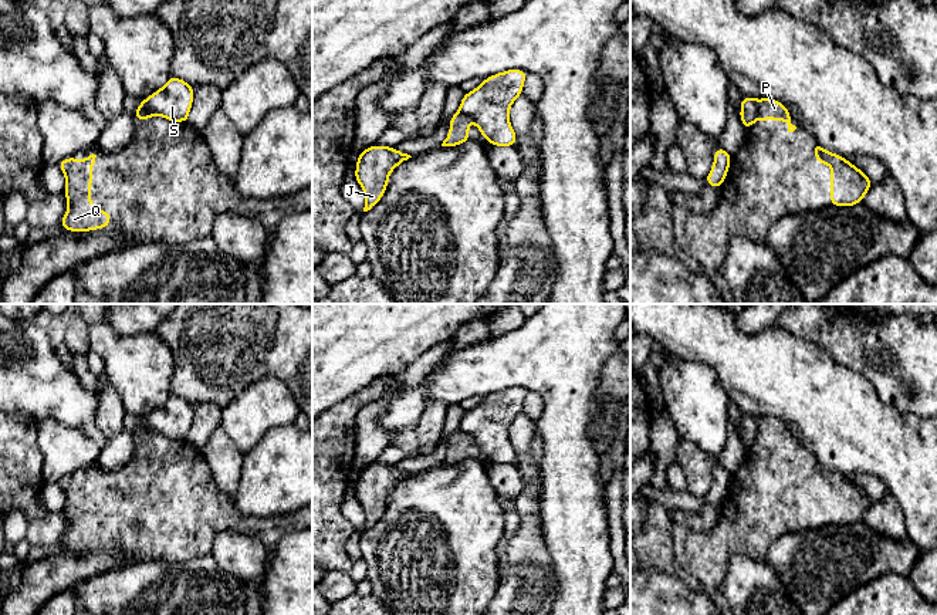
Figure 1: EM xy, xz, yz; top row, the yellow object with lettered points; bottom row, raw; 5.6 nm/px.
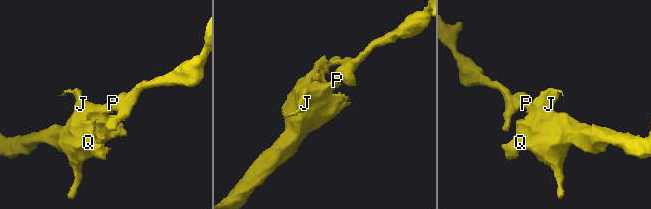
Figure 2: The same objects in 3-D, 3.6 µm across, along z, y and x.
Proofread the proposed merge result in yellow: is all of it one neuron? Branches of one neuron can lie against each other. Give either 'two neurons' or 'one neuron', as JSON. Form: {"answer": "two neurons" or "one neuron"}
{"answer": "two neurons"}

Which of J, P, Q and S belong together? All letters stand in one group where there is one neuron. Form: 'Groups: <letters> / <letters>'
Groups: J P Q / S

